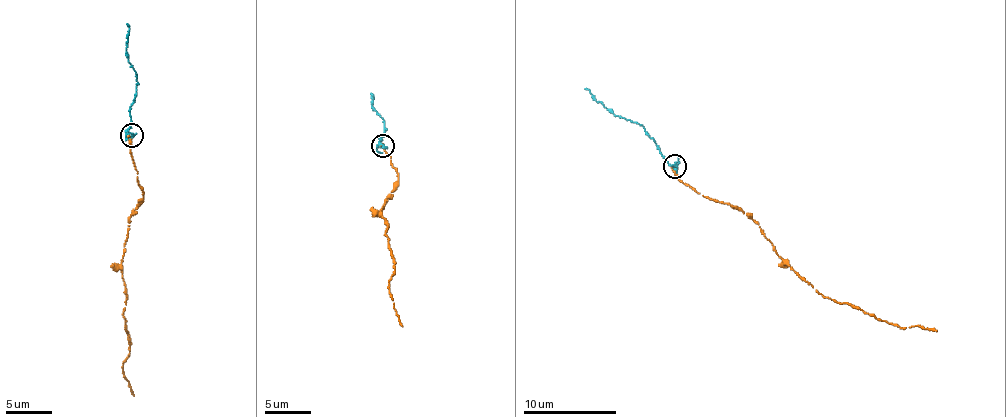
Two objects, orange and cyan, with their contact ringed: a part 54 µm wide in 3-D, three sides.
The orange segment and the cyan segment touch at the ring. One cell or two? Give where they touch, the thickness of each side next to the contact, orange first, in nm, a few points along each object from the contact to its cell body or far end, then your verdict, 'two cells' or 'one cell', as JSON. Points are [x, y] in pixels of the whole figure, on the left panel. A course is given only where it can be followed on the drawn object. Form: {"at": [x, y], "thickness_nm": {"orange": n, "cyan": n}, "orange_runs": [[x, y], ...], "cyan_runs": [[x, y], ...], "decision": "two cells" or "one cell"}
{"at": [131, 135], "thickness_nm": {"orange": 360, "cyan": 140}, "orange_runs": [[131, 135], [136, 181], [143, 191], [130, 216], [122, 257], [122, 315], [130, 341], [122, 367], [134, 395]], "cyan_runs": [[131, 135], [129, 108], [137, 76], [126, 53], [127, 23]], "decision": "one cell"}

